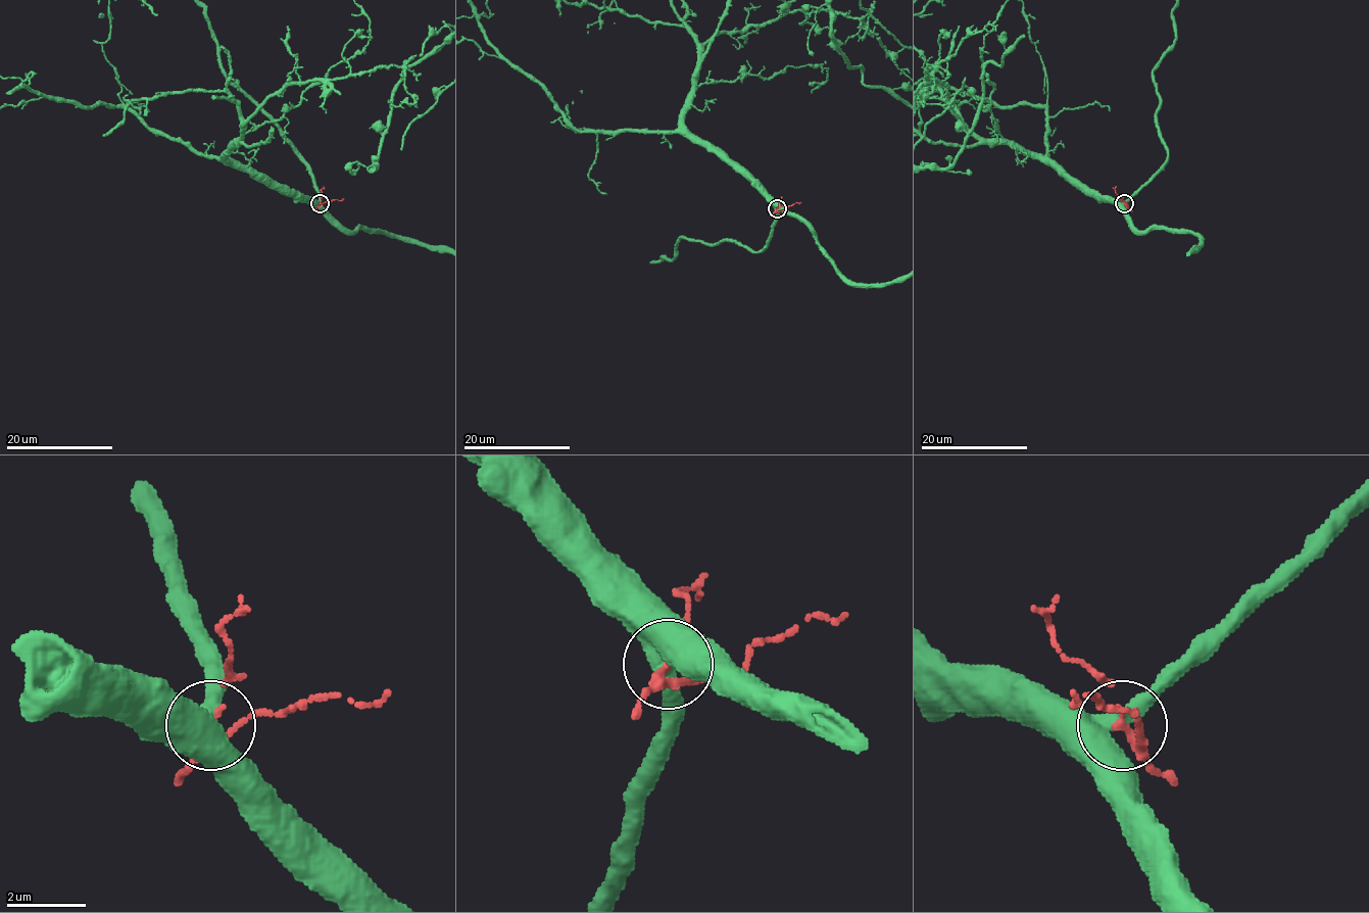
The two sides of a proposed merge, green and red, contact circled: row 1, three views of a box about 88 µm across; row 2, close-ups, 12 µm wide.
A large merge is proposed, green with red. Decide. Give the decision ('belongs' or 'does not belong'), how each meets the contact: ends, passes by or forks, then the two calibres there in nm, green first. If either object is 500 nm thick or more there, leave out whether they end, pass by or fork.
belongs; green passes by; red forks; calibres 480 and 180 nm

